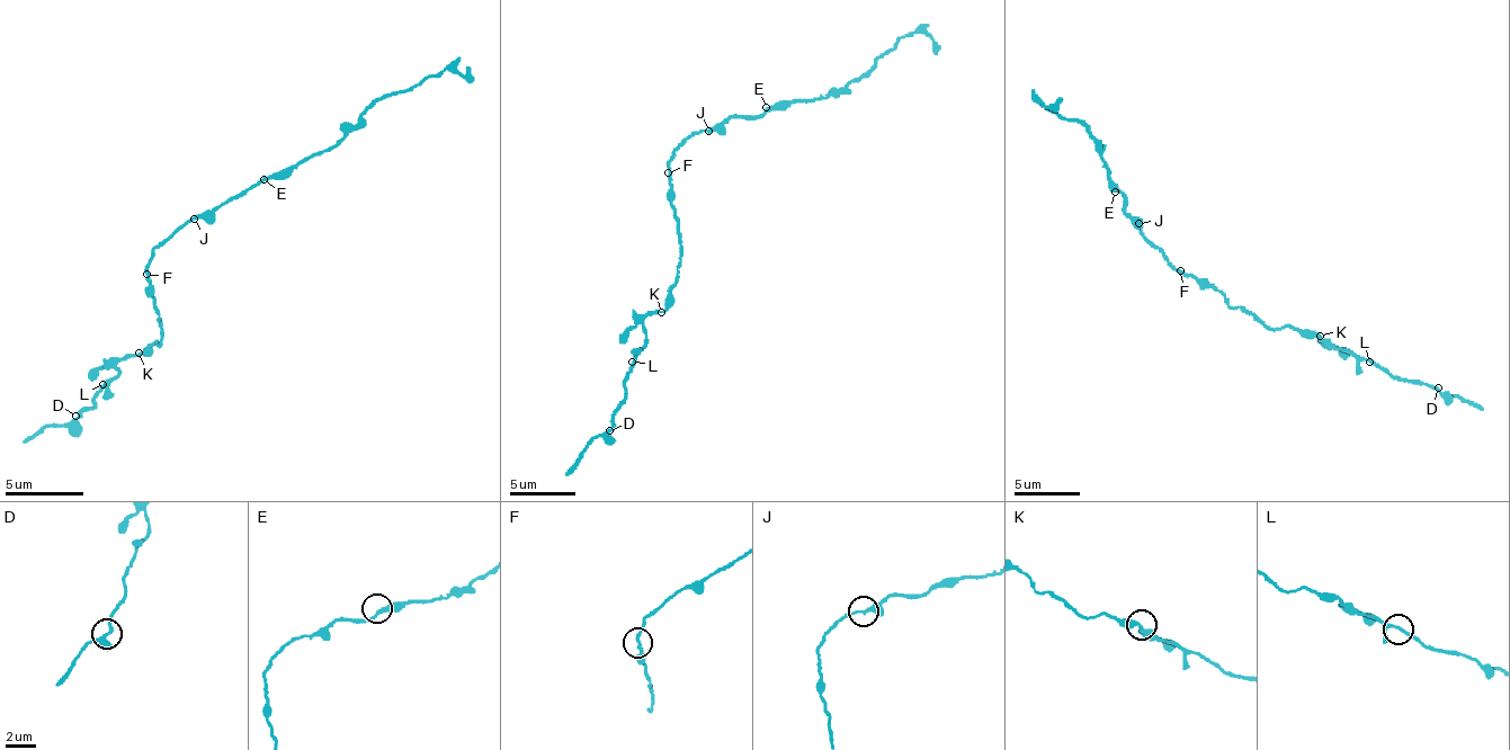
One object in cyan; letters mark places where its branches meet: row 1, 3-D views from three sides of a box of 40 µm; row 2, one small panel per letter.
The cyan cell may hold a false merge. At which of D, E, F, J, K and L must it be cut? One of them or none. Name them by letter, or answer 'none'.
none

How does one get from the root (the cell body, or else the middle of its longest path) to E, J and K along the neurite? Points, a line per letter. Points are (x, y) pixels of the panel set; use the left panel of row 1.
E: (150, 278), (146, 270), (150, 255), (173, 231), (194, 219), (210, 219), (225, 203), (244, 195), (264, 179)
J: (150, 278), (146, 270), (150, 255), (173, 231), (194, 219)
K: (150, 278), (150, 297), (162, 321), (162, 341), (158, 345), (154, 341), (139, 353)

